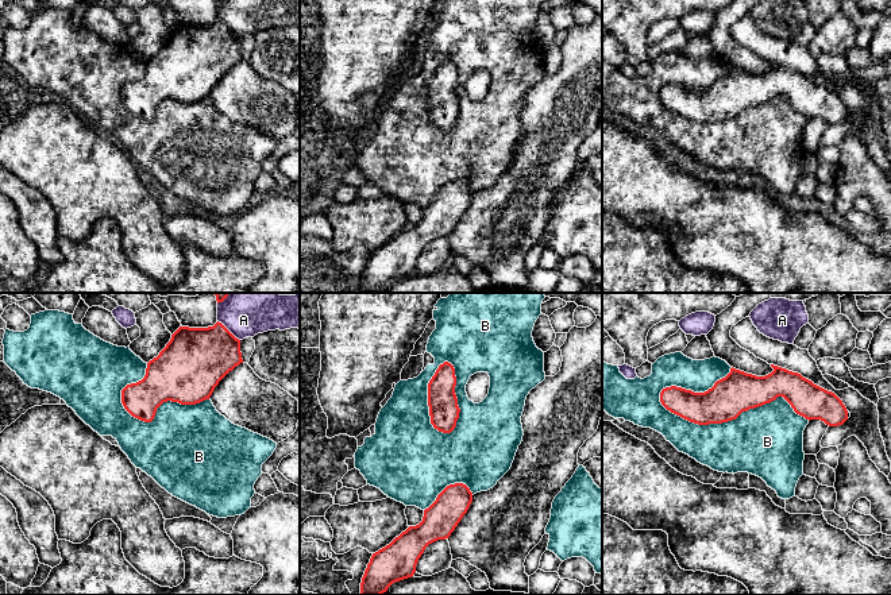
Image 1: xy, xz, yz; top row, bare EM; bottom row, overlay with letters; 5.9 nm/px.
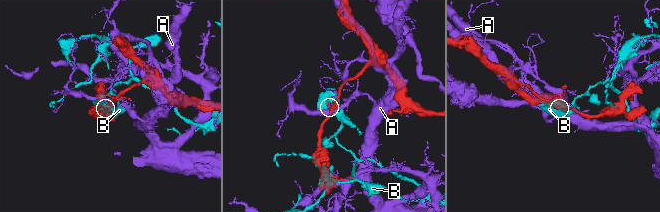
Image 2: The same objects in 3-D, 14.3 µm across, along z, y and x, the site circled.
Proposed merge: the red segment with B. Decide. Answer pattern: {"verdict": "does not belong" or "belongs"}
{"verdict": "does not belong"}

